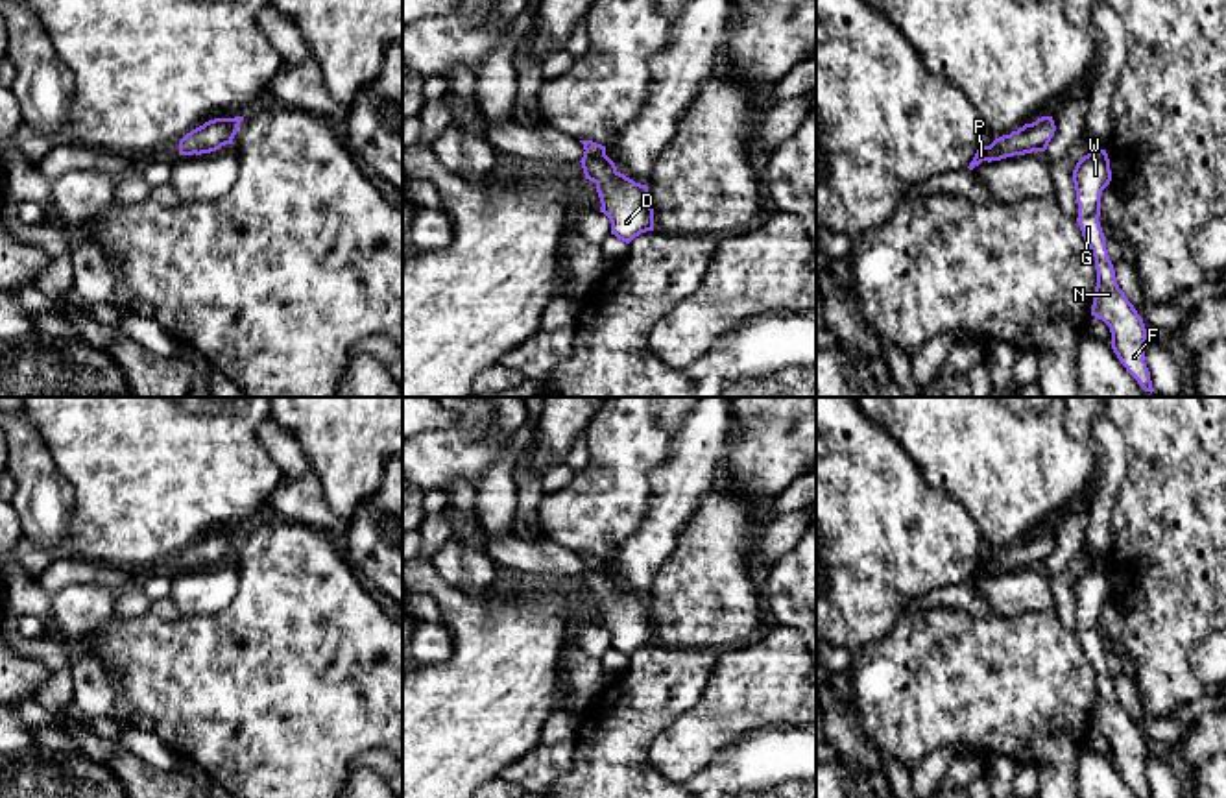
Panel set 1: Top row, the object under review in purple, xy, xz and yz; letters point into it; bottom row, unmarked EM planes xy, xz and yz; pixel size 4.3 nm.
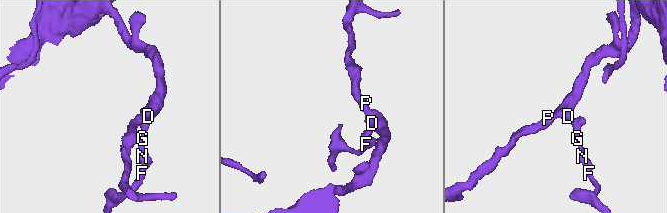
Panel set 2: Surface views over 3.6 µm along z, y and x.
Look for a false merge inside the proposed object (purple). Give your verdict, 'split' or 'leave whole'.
leave whole

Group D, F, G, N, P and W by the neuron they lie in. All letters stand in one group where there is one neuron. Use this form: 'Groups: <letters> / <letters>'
Groups: D F G N P W

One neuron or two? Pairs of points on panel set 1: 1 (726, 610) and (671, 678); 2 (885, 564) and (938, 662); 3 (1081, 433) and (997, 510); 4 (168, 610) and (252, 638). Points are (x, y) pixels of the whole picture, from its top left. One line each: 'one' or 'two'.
1: two
2: two
3: two
4: two

